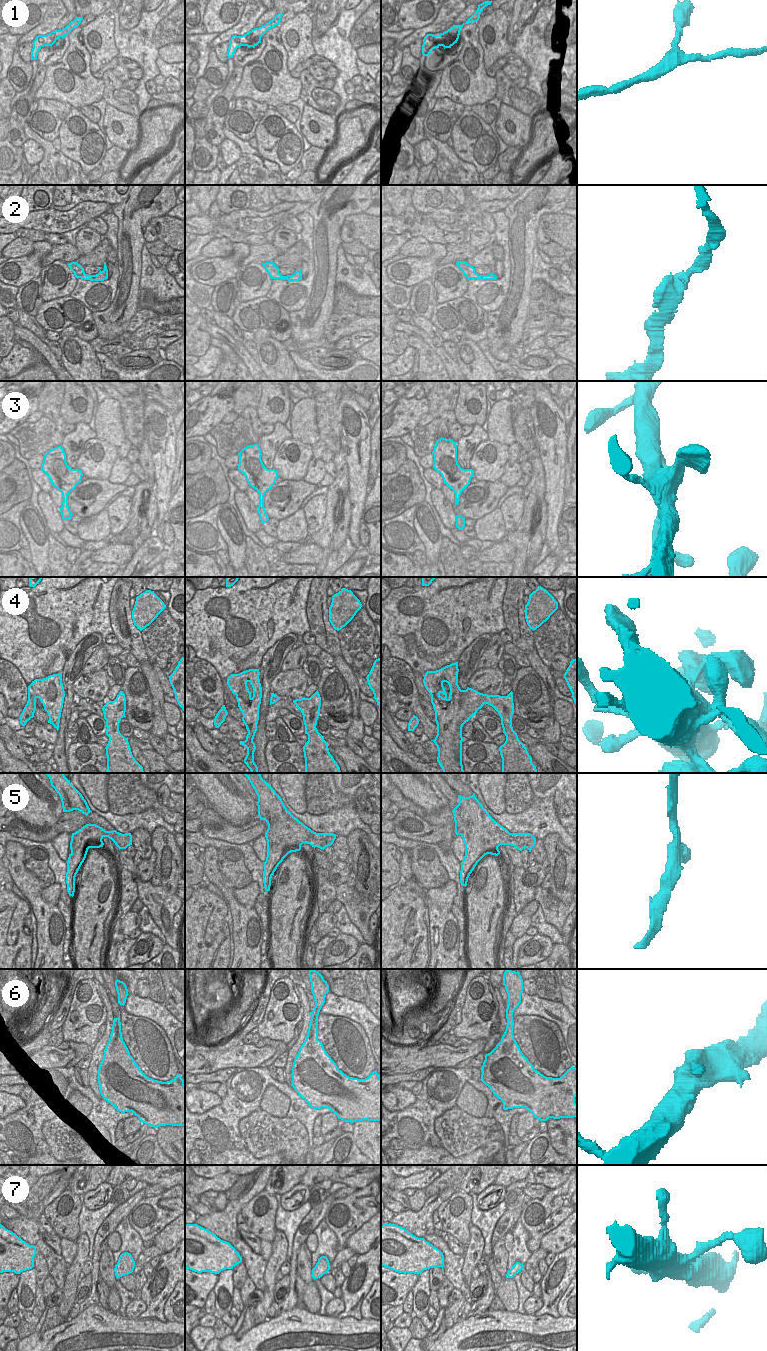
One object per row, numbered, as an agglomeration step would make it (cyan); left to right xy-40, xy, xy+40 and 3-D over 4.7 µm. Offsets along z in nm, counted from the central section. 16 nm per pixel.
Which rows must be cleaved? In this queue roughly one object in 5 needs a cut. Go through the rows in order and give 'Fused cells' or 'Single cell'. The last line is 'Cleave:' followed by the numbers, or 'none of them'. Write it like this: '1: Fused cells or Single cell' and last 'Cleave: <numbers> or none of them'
1: Single cell
2: Single cell
3: Fused cells
4: Single cell
5: Single cell
6: Single cell
7: Single cell
Cleave: 3.

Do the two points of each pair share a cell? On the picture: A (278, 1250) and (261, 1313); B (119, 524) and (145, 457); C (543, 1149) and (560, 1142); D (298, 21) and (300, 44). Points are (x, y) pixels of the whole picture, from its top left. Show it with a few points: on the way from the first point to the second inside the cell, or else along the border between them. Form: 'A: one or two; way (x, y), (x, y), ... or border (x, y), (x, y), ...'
A: one; way (273, 1266), (269, 1274), (267, 1297)
B: two; border (131, 498), (131, 509), (127, 521)
C: two; border (547, 1131), (551, 1146), (560, 1154)
D: one; way (298, 27), (300, 38)

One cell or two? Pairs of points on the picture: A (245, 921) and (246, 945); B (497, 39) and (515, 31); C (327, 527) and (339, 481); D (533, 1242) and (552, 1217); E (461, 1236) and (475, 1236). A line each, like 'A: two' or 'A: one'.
A: one
B: two
C: one
D: one
E: two

